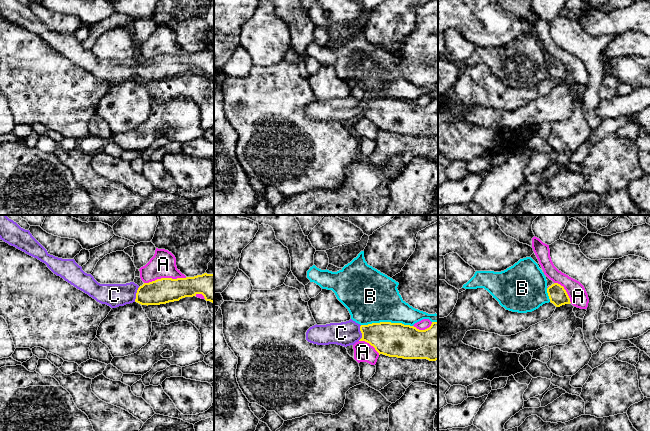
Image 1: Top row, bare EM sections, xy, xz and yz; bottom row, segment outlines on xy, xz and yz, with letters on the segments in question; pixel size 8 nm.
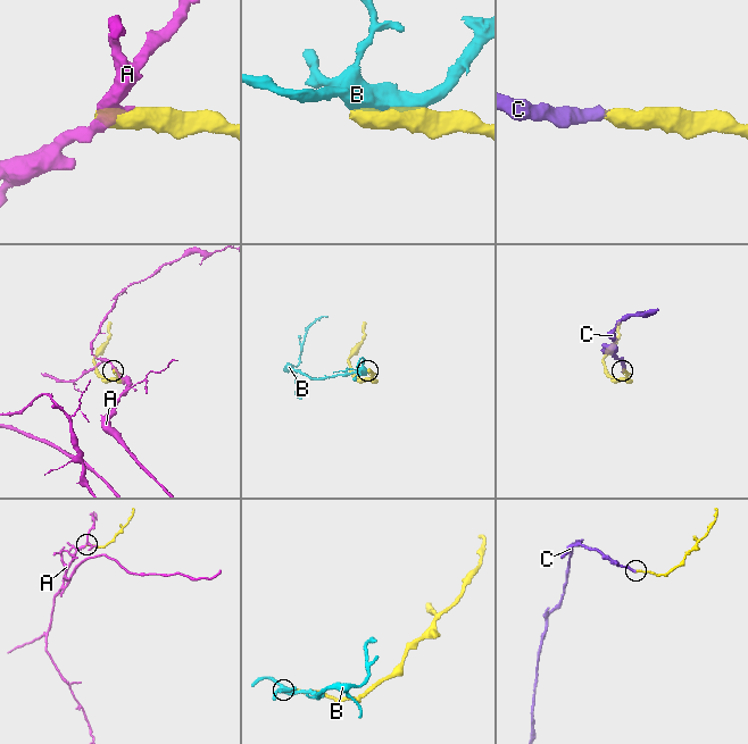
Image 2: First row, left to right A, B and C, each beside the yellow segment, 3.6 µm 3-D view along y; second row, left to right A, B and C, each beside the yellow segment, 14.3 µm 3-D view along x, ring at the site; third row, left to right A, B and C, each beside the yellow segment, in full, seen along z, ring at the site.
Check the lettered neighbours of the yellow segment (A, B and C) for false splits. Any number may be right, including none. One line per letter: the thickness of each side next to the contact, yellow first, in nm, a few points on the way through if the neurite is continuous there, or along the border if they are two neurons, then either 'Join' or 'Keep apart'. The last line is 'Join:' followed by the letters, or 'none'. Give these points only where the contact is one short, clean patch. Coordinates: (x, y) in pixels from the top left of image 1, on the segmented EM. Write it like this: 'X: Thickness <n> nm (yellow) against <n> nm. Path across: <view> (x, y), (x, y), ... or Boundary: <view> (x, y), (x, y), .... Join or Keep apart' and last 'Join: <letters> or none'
A: Thickness 200 nm (yellow) against 200 nm. Keep apart
B: Thickness 280 nm (yellow) against 420 nm. Keep apart
C: Thickness 280 nm (yellow) against 190 nm. Path across: xz (391, 339), (372, 333), (361, 332), (347, 333). Join
Join: C

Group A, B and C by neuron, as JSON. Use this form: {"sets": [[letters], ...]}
{"sets": [["A"], ["B"], ["C"]]}

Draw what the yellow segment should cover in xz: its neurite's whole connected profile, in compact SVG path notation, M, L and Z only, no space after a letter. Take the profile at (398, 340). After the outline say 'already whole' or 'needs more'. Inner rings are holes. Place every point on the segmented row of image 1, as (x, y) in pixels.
M350 319L341 323L314 325L306 332L306 340L317 345L337 344L344 347L354 345L358 341L365 341L380 354L403 359L438 360L438 322L432 322L425 330L402 323L380 322L360 325Z; needs more

